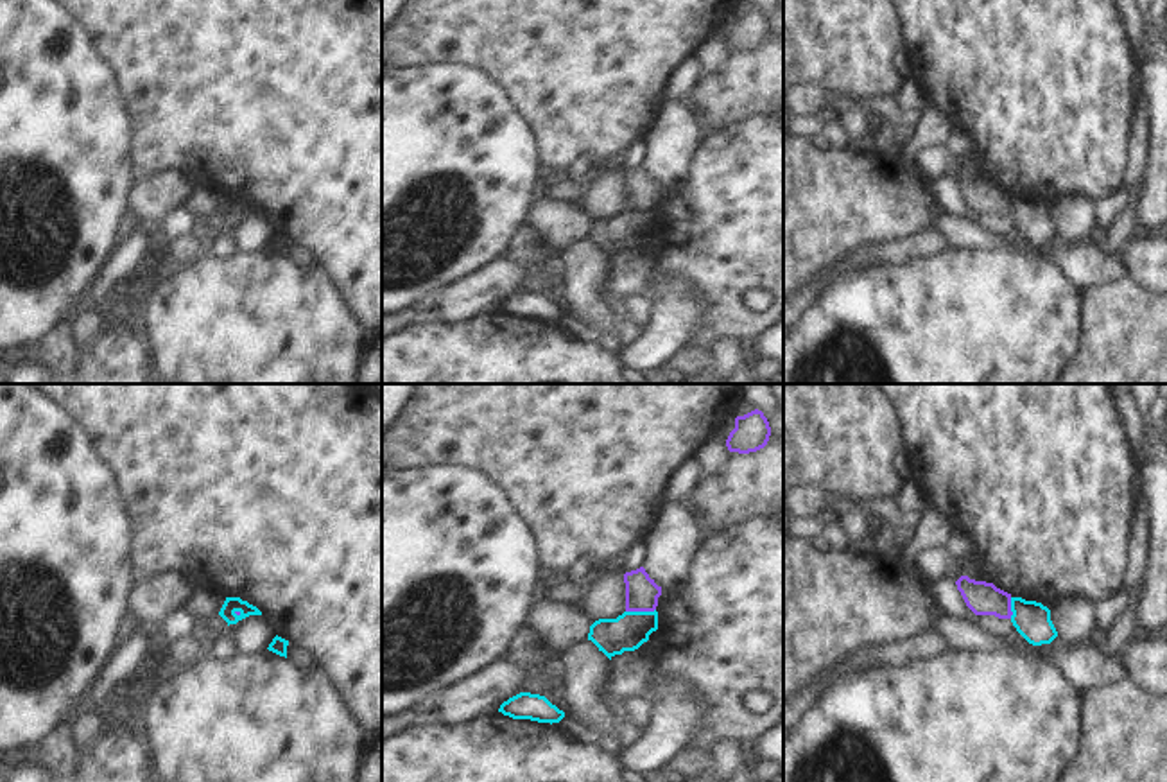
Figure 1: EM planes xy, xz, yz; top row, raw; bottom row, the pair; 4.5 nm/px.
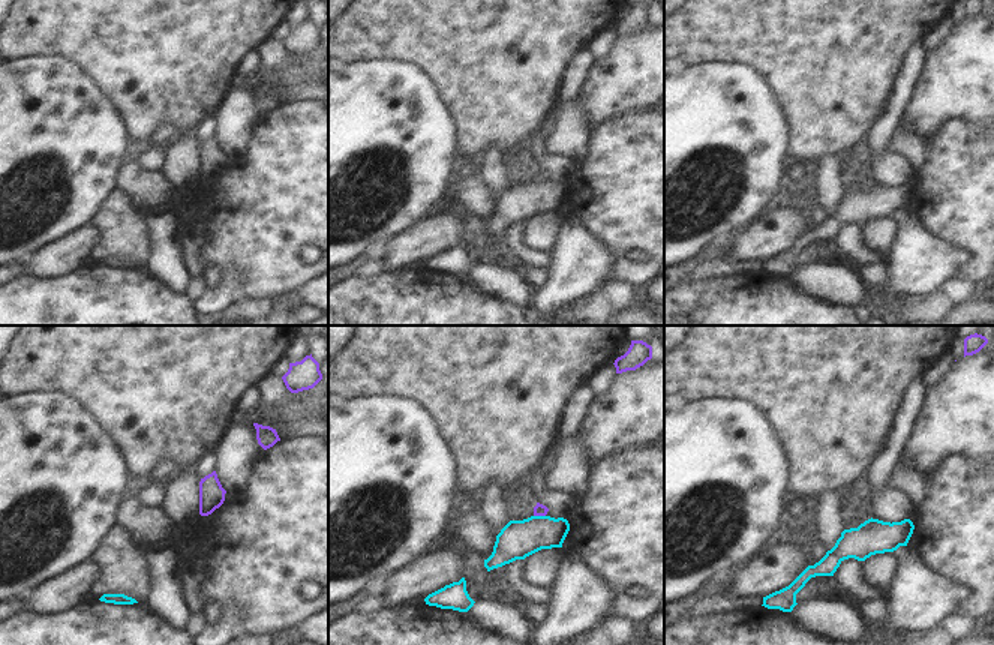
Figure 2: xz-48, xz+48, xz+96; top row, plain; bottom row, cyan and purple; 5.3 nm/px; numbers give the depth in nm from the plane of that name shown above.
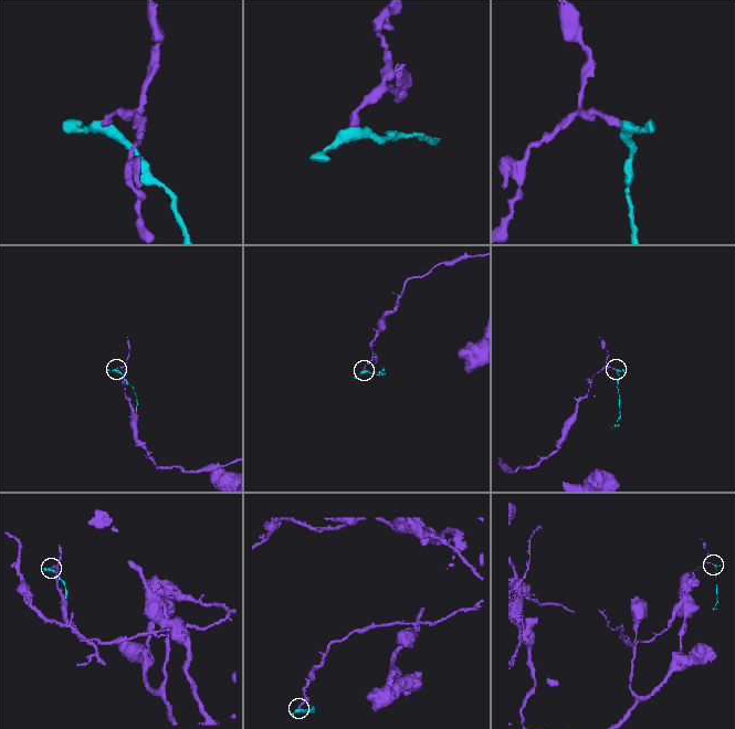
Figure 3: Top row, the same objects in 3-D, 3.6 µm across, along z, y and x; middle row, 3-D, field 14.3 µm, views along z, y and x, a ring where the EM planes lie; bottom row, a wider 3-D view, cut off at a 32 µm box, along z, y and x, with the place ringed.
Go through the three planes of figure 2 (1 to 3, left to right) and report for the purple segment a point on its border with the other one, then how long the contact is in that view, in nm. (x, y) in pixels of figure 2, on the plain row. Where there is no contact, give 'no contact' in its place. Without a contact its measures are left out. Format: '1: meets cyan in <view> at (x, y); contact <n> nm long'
1: no contact
2: meets cyan in xz+48 at (540, 180); contact 60 nm long
3: no contact

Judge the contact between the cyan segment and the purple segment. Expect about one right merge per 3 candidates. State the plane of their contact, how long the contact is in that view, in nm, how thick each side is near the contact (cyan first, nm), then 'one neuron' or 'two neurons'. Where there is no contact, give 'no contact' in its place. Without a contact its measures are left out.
contact in xz; length 140 nm; calibres 170 and 150 nm; two neurons

